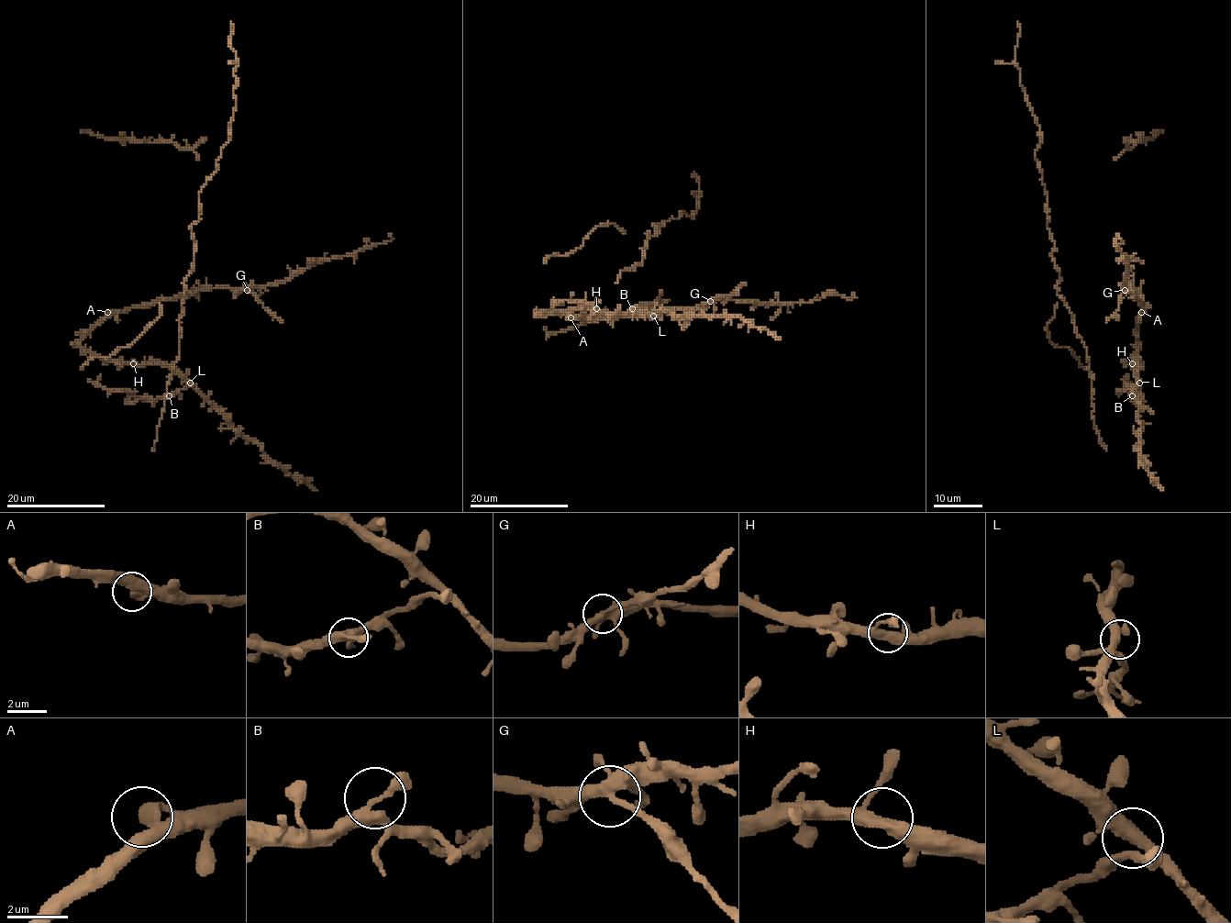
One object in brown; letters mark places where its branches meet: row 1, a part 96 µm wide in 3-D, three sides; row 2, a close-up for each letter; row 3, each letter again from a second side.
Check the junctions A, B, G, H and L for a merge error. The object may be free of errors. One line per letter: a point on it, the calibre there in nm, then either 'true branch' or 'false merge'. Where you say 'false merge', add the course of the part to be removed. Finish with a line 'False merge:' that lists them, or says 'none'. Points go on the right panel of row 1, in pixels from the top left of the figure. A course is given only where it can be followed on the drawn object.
A: place (1141, 312); calibre 400 nm; true branch
B: place (1132, 395); calibre 300 nm; true branch
G: place (1125, 290); calibre 360 nm; false merge; course (1125, 290), (1119, 307), (1105, 320)
H: place (1132, 363); calibre 360 nm; true branch
L: place (1139, 383); calibre 360 nm; true branch
False merge: G

